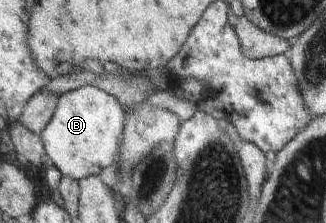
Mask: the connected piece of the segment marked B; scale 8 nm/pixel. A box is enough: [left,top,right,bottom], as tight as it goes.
[41,85,126,181]

